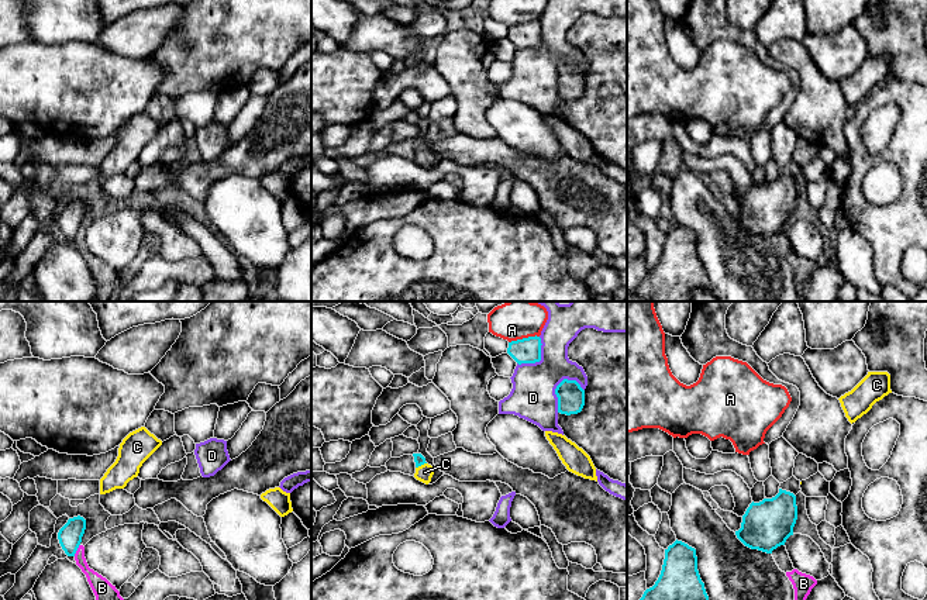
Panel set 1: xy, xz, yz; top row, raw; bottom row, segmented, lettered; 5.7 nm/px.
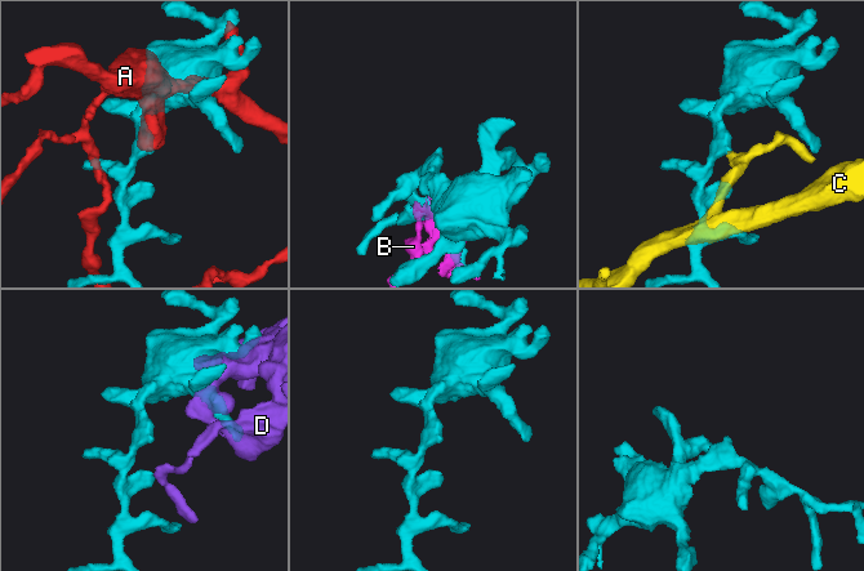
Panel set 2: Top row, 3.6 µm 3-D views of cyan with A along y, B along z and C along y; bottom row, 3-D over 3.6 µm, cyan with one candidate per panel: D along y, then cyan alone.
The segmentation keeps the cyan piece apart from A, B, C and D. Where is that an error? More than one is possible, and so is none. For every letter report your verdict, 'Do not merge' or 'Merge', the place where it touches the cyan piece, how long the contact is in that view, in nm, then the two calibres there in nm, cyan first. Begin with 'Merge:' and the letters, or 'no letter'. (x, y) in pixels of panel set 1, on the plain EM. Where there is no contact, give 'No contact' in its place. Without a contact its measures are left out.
Merge: C
A: Do not merge. Touches cyan at xz (523, 23). Shared border 180 nm. Thickness 140 nm (cyan) against 140 nm
B: Do not merge. Touches cyan at xy (76, 234). Shared border 80 nm. Thickness 140 nm (cyan) against 110 nm
C: Merge. Touches cyan at xz (420, 150). Shared border 70 nm. Thickness 60 nm (cyan) against 90 nm
D: Do not merge. Touches cyan at xz (555, 75). Shared border 220 nm. Thickness 160 nm (cyan) against 260 nm

